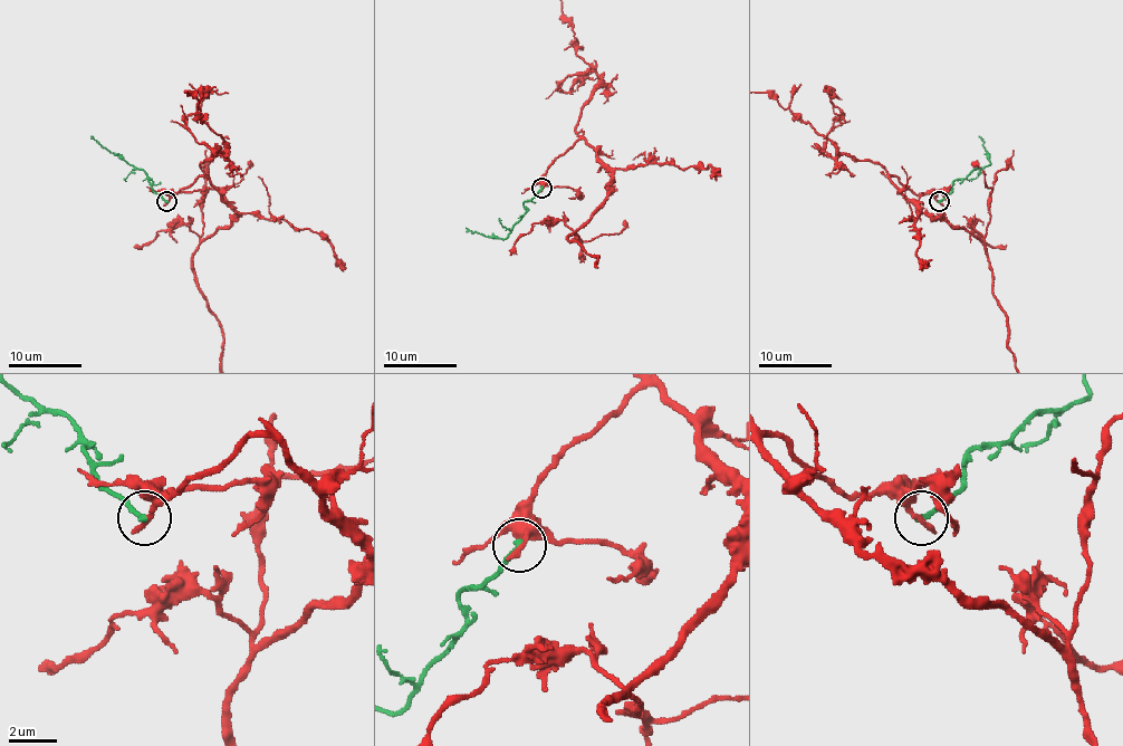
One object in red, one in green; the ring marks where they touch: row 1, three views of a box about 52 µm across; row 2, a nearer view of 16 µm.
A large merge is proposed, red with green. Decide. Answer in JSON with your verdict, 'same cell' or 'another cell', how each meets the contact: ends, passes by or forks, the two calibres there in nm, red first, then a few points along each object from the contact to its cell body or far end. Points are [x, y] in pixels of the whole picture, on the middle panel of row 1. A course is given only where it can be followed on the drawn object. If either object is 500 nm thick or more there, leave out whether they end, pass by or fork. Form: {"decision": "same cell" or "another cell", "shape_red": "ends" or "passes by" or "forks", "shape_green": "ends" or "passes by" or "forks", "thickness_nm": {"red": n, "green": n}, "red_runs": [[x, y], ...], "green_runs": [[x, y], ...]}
{"decision": "another cell", "shape_red": "ends", "shape_green": "ends", "thickness_nm": {"red": 300, "green": 220}, "green_runs": [[541, 188], [522, 203], [525, 214], [505, 239], [485, 237], [466, 228]]}

